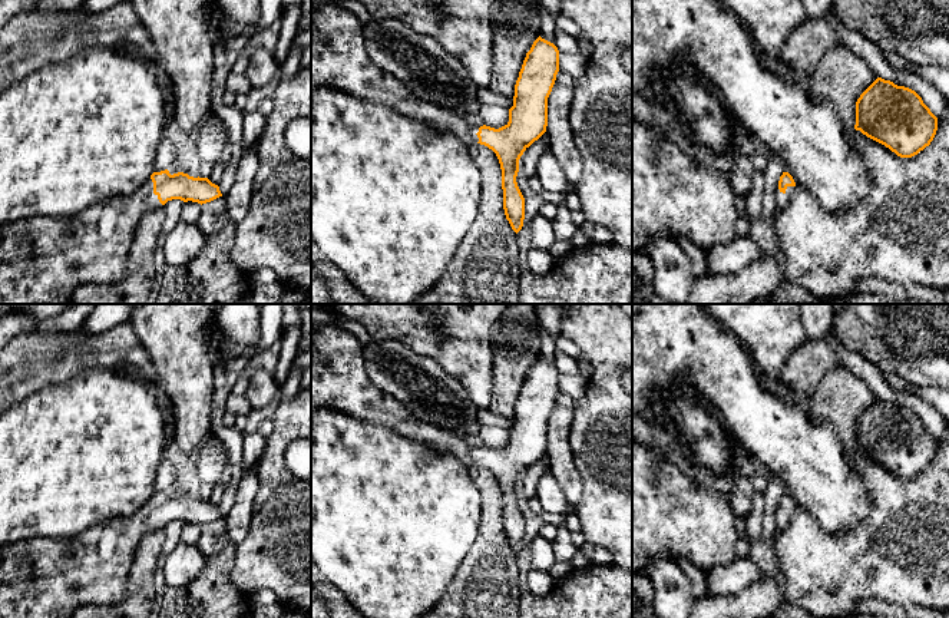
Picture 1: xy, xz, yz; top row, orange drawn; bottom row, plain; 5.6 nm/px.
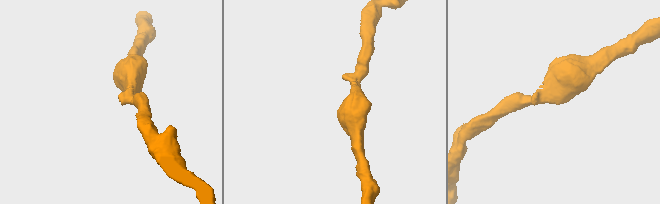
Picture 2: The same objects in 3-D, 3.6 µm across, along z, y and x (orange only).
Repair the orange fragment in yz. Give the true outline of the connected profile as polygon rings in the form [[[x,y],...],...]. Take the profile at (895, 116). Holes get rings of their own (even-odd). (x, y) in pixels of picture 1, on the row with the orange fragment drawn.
[[[877,77],[856,102],[856,130],[884,145],[900,158],[912,158],[930,145],[938,118],[912,89]]]

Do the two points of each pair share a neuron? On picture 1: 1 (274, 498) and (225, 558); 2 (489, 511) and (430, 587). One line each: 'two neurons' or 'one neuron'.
1: two neurons
2: two neurons

